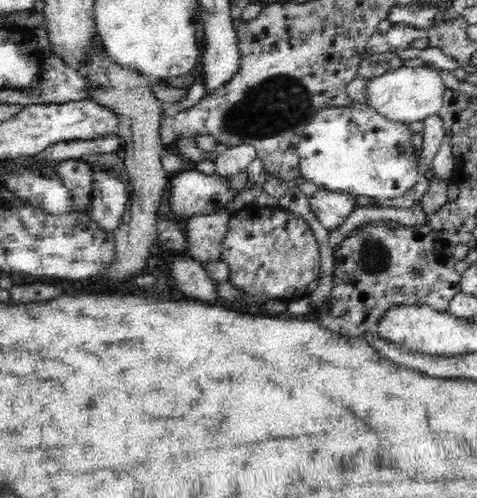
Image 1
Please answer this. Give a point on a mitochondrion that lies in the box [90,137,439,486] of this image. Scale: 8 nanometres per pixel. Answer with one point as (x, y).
(374, 251)

